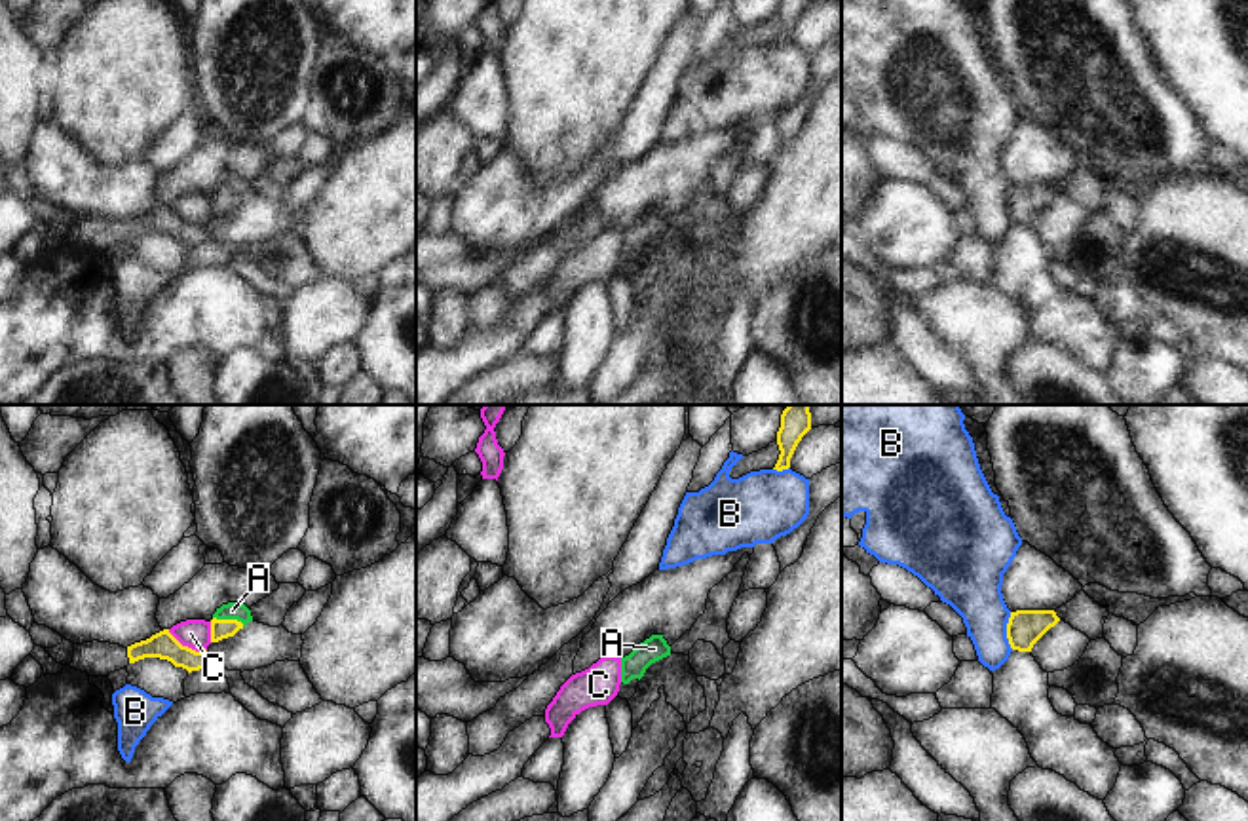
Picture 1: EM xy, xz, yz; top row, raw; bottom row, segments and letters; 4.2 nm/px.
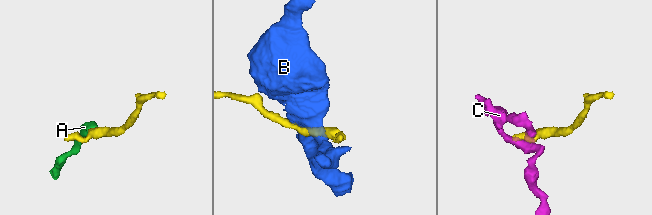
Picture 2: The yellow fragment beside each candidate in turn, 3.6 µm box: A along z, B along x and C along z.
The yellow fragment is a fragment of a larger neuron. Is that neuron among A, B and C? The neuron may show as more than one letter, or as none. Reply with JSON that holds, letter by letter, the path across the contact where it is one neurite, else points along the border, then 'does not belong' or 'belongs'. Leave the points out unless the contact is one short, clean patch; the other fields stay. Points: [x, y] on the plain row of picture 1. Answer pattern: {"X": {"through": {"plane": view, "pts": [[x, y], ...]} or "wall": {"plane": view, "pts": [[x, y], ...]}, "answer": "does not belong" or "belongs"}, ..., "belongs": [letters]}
{"A": {"through": {"plane": "xy", "pts": [[221, 204], [228, 194], [232, 185]]}, "answer": "belongs"}, "B": {"answer": "does not belong"}, "C": {"wall": {"plane": "xy", "pts": [[168, 204], [183, 219], [206, 225]]}, "answer": "does not belong"}, "belongs": ["A"]}

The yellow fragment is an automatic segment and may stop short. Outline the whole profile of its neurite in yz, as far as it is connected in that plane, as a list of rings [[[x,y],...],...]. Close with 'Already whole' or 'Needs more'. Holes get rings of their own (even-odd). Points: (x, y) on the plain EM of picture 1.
[[[1054,184],[1011,186],[1007,198],[1007,213],[1011,222],[1018,226],[1031,226],[1033,219],[1058,196],[1060,192]]]. Already whole.

